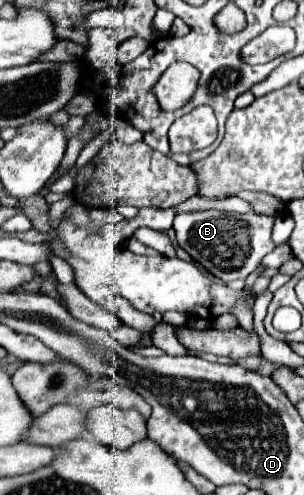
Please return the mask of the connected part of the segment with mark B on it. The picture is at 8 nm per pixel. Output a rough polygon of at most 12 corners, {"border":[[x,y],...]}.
{"border":[[179,213],[177,243],[209,273],[245,279],[275,249],[275,217]]}

